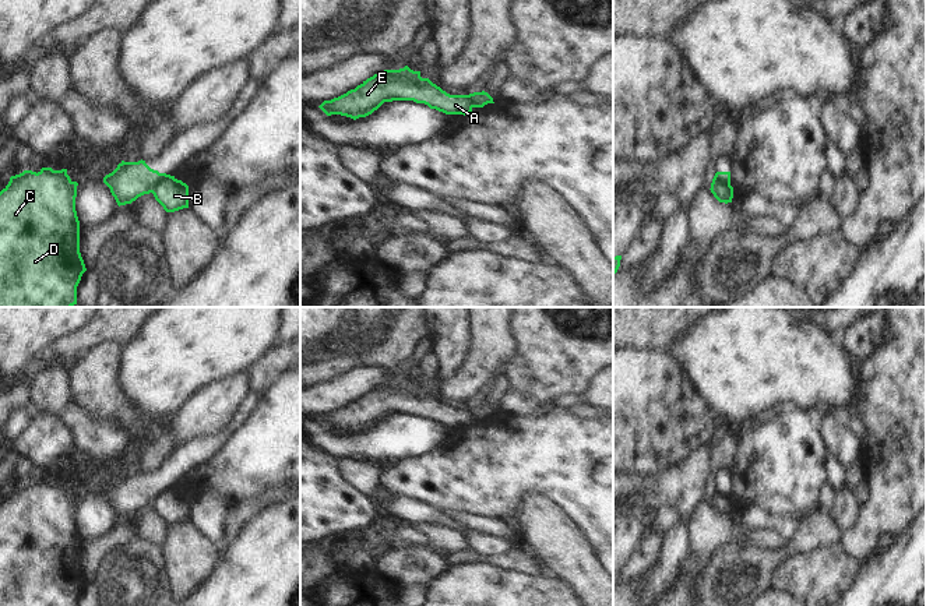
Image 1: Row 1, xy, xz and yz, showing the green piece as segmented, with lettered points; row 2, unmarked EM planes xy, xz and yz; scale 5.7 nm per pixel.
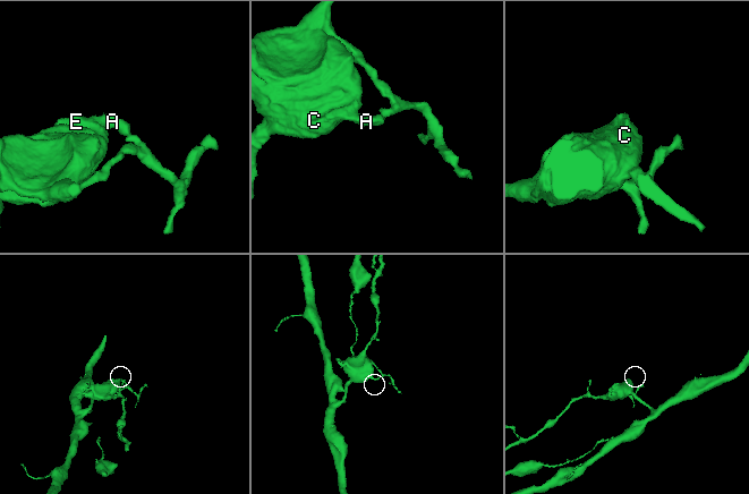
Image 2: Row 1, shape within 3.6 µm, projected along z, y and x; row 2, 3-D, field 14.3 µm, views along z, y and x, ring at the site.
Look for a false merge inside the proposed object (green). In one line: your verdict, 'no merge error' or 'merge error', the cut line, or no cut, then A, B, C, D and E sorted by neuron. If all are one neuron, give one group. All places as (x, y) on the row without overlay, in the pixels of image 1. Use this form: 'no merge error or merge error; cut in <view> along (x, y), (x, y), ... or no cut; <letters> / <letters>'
merge error; cut in xy along (161, 486), (151, 504); A C D E / B

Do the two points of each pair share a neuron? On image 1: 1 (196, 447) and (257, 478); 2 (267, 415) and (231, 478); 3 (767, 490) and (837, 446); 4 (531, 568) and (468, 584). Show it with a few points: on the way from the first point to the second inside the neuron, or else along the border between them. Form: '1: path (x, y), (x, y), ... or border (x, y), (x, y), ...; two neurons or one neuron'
1: border (235, 430), (208, 460), (186, 474); two neurons
2: path (267, 430), (267, 441), (246, 462); one neuron
3: border (816, 420), (828, 454); two neurons
4: border (485, 560), (525, 574), (546, 574); two neurons

